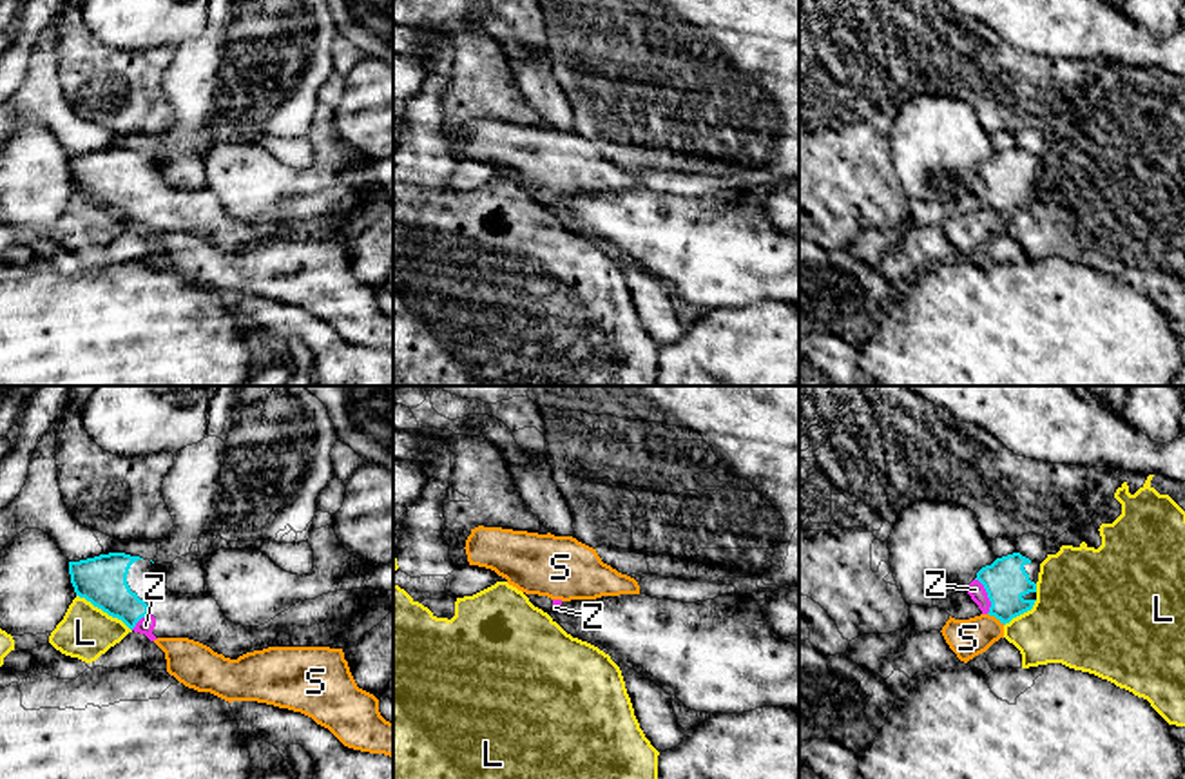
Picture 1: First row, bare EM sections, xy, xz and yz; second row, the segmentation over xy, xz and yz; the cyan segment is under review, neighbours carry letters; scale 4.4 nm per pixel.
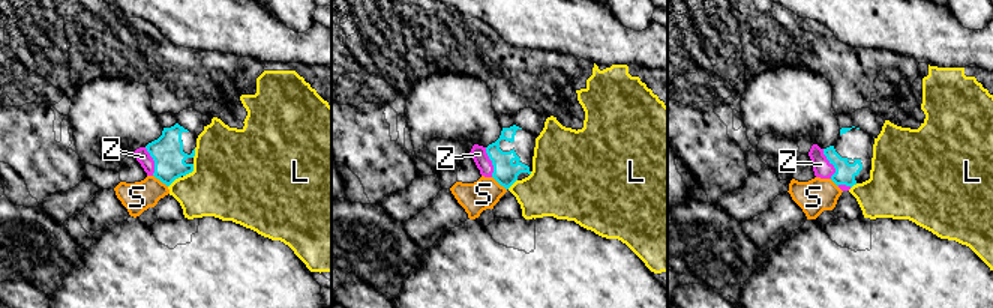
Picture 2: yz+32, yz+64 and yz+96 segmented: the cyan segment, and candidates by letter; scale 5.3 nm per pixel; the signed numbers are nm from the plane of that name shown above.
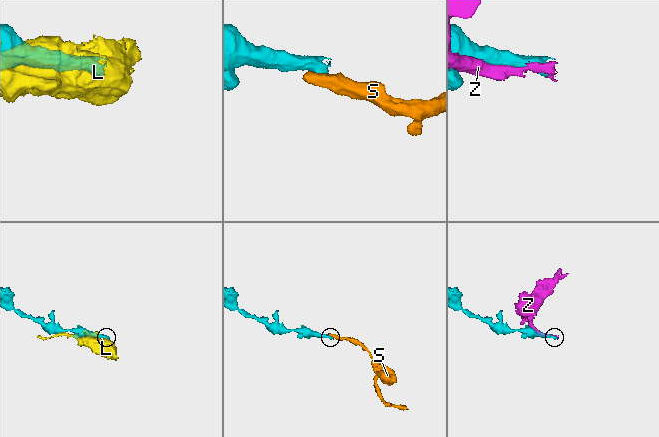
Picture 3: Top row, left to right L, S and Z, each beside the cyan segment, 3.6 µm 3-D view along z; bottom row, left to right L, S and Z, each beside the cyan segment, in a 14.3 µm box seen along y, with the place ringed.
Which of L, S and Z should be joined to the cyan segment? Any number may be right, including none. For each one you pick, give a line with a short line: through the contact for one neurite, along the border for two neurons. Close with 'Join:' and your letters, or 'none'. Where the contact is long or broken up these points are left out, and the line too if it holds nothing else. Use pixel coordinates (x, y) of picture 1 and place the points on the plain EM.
Join: none

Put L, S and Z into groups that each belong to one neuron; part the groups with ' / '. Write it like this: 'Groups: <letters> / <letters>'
Groups: L / S Z

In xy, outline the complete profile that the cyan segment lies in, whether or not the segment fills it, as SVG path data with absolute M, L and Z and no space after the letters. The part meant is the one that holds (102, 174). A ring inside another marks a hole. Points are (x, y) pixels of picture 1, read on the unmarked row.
M109 147L69 156L69 168L76 190L121 214L130 225L152 208L156 232L188 232L230 254L281 241L279 226L290 228L294 241L344 243L353 212L377 199L377 190L364 183L335 185L299 196L265 219L243 221L228 216L205 185L170 187L158 159L140 150Z

